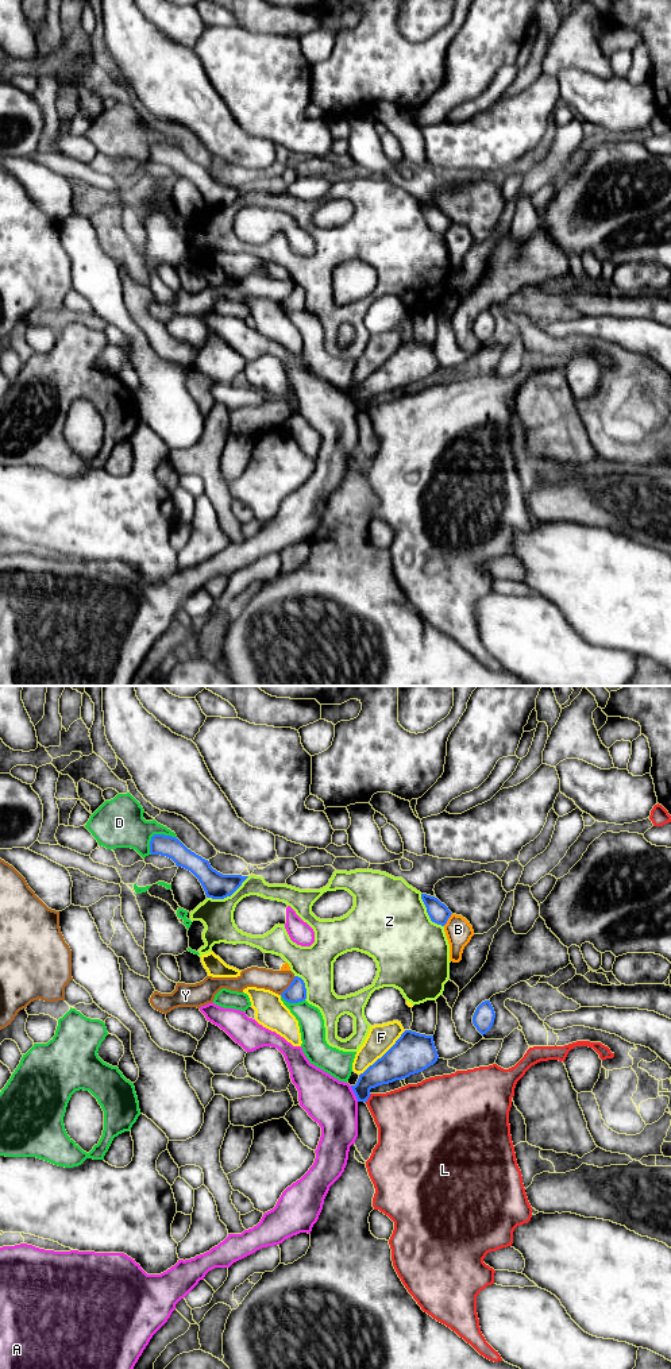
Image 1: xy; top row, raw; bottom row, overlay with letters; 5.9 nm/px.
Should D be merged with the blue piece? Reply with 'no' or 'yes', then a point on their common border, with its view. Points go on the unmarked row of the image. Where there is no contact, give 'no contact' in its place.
yes | xy (155, 143)

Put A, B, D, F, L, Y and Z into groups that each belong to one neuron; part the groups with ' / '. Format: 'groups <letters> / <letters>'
groups A / B / D / F / L / Y / Z

